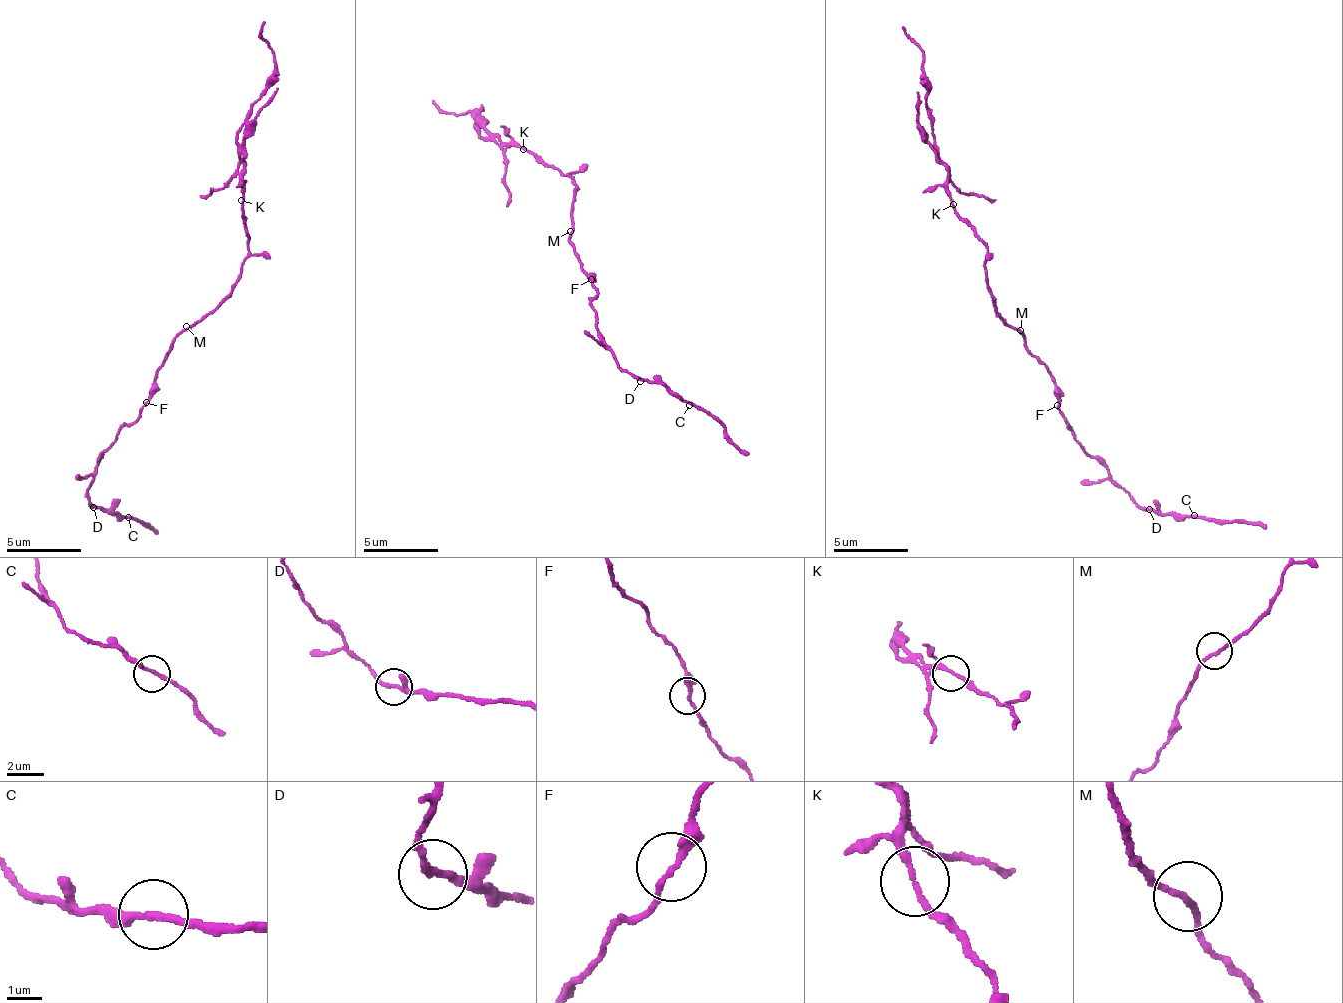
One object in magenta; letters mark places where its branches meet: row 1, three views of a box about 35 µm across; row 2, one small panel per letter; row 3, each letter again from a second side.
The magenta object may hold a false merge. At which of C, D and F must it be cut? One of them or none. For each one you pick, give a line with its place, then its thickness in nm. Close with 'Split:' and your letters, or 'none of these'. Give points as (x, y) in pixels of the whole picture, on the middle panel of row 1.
F: place (591, 279); calibre 190 nm
Split: F

